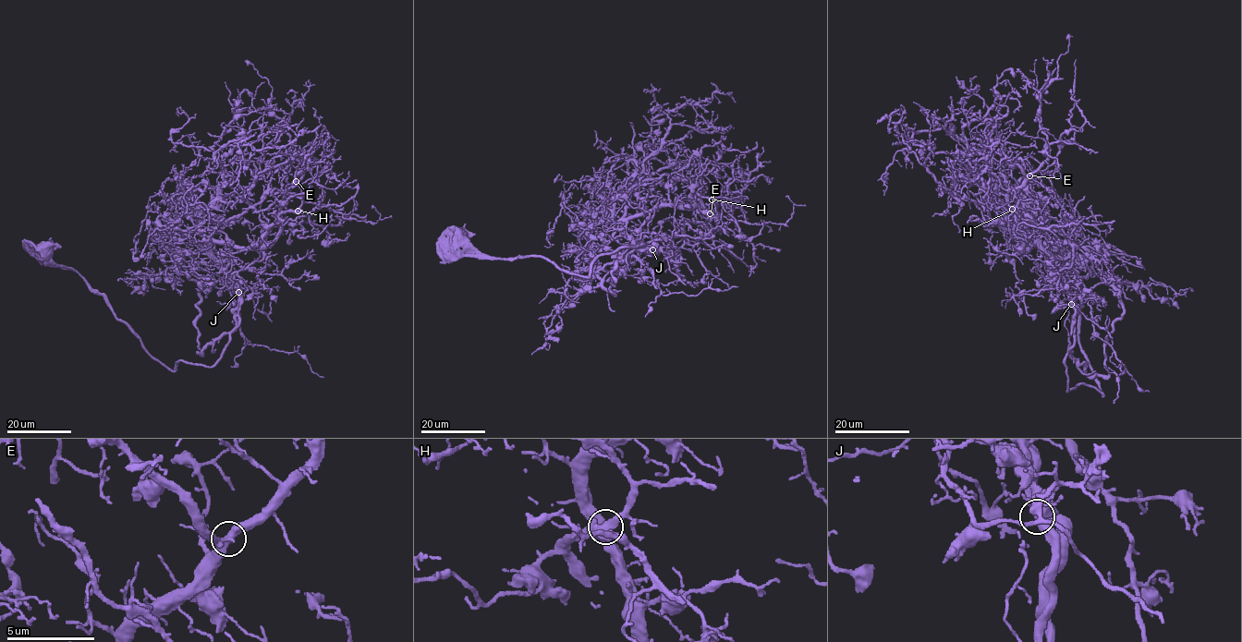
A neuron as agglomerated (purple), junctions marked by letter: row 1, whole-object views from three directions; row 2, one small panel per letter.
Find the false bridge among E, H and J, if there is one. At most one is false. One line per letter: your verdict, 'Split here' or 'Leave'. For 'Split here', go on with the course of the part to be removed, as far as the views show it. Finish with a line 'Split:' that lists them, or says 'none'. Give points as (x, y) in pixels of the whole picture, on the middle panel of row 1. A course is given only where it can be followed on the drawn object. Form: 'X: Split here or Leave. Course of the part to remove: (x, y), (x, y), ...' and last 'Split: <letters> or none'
E: Leave
H: Leave
J: Leave
Split: none

